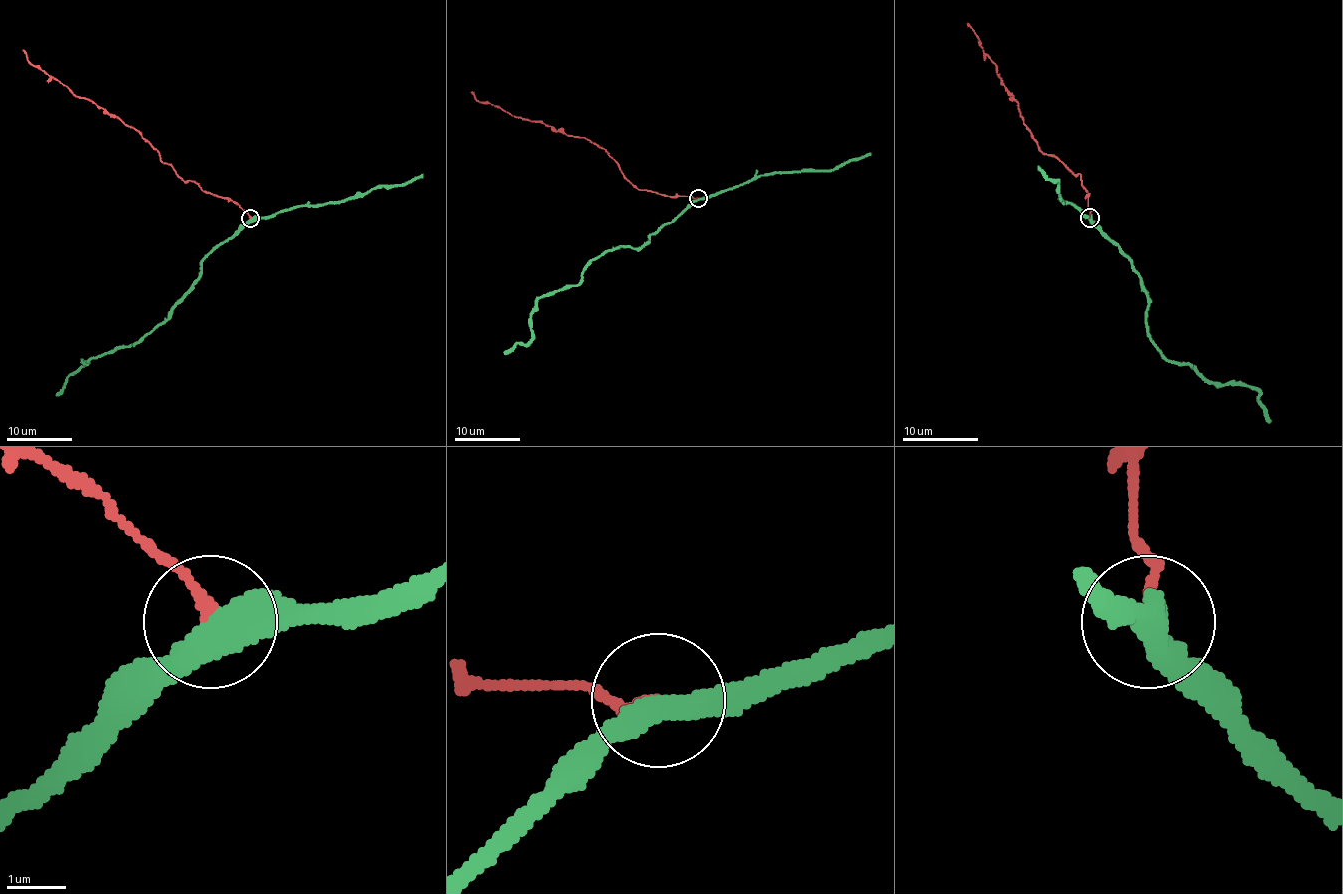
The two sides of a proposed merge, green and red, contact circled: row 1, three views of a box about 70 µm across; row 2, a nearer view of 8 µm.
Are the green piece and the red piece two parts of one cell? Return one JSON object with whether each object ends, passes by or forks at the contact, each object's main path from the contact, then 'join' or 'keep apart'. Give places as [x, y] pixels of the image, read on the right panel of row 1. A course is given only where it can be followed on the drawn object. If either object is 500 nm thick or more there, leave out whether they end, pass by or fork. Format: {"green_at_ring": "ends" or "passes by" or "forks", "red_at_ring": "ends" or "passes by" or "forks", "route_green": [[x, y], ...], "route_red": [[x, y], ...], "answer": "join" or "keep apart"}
{"green_at_ring": "passes by", "red_at_ring": "ends", "route_green": [[1090, 217], [1134, 268], [1147, 295], [1147, 335], [1156, 348], [1208, 380], [1251, 386], [1268, 422]], "route_red": [[1090, 217], [1088, 196], [1081, 176], [1046, 155], [1033, 138], [1020, 117], [1018, 104], [967, 22]], "answer": "keep apart"}

